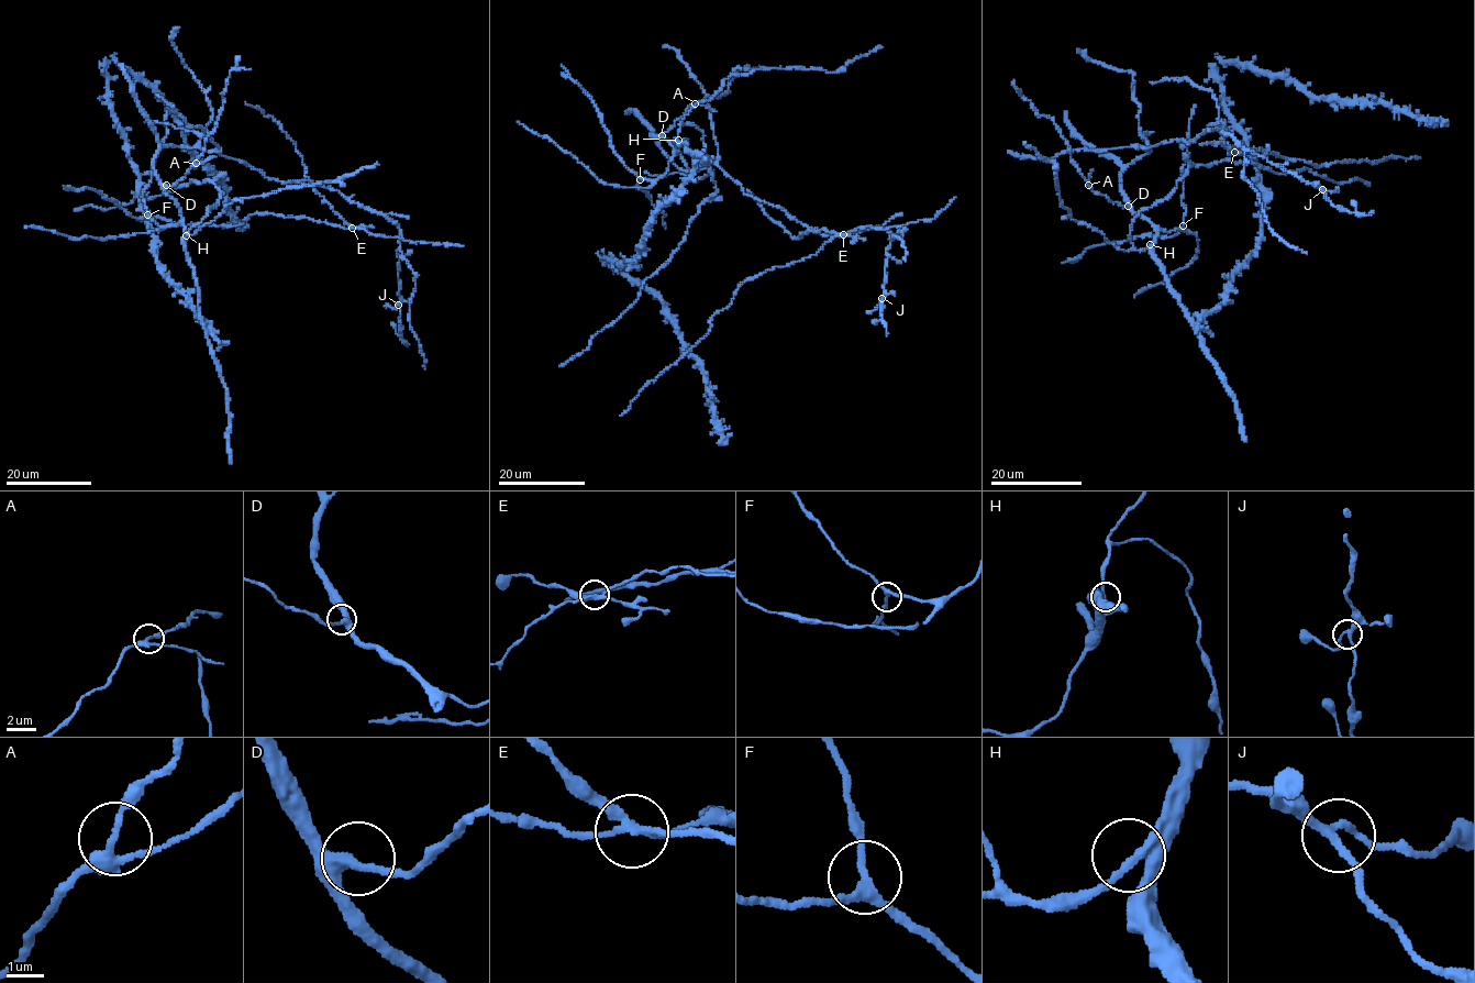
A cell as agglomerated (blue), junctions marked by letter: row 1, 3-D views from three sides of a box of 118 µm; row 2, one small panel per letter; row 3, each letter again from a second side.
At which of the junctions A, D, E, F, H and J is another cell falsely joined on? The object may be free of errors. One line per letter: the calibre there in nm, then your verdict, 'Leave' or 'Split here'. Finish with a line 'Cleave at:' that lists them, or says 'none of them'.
A: Thickness 220 nm. Leave
D: Thickness 280 nm. Leave
E: Thickness 200 nm. Split here
F: Thickness 220 nm. Leave
H: Thickness 200 nm. Leave
J: Thickness 200 nm. Leave
Cleave at: E

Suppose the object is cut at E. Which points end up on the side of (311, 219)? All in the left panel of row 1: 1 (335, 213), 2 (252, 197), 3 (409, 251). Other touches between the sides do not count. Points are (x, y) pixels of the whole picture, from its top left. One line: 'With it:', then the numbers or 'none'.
With it: none

